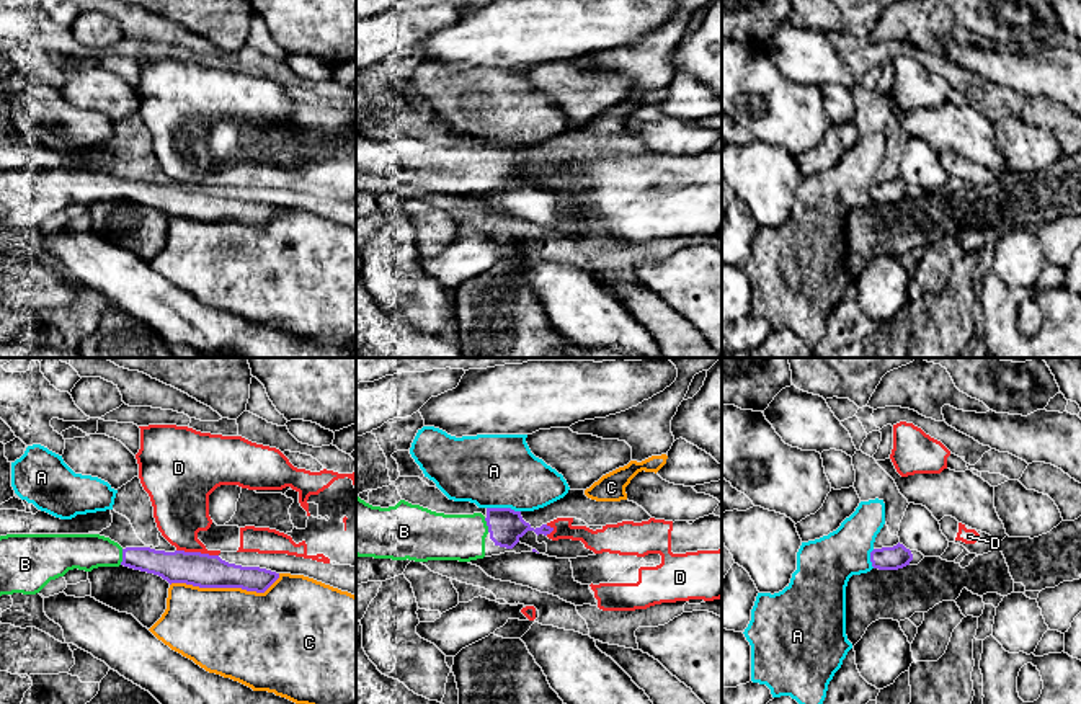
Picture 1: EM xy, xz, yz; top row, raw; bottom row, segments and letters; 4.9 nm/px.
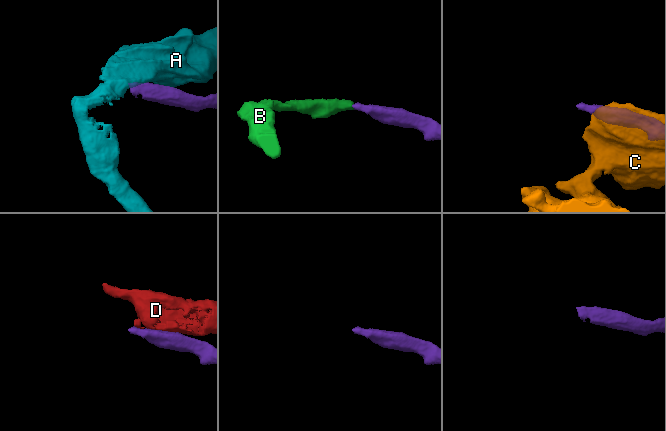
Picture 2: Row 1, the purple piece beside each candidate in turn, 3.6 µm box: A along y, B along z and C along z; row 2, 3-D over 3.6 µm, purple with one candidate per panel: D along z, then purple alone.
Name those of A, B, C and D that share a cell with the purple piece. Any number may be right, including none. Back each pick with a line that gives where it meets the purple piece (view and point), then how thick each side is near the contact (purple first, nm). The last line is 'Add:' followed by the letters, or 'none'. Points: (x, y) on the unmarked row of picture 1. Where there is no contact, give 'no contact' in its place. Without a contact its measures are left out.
B: meets purple in xy at (123, 191); 140 nm thick on the purple side, 180 nm on the other
Add: B

